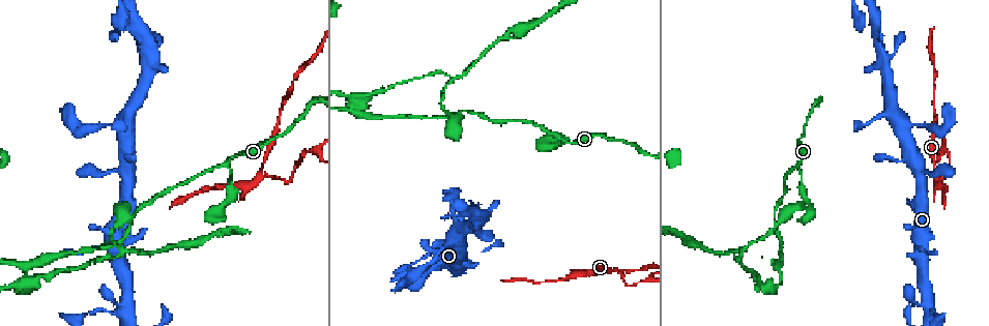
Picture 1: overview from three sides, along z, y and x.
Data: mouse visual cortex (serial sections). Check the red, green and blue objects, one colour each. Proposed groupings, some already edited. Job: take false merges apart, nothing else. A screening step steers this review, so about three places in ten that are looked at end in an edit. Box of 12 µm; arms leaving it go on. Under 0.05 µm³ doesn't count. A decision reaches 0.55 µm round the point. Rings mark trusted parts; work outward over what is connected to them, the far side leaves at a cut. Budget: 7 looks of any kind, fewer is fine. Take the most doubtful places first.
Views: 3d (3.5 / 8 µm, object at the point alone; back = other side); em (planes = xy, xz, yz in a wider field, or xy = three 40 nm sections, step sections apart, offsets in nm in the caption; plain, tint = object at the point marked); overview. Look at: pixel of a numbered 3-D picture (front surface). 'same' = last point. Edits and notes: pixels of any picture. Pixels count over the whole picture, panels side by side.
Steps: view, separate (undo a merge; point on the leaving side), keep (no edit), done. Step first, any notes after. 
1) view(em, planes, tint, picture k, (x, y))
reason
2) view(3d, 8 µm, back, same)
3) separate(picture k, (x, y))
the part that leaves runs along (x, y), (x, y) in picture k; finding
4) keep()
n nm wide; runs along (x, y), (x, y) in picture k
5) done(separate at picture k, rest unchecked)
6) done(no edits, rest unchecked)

view(3d, 3.5 µm, picture 1, (261, 176))
calibre changes

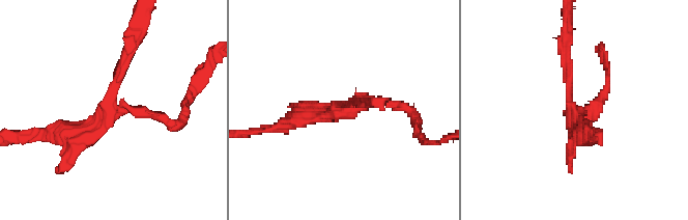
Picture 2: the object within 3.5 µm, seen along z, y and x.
view(em, xy, step 2, tint, picture 2, (111, 105))
3 arms; arms of 150, 150, 250 nm; shape alone is not enough

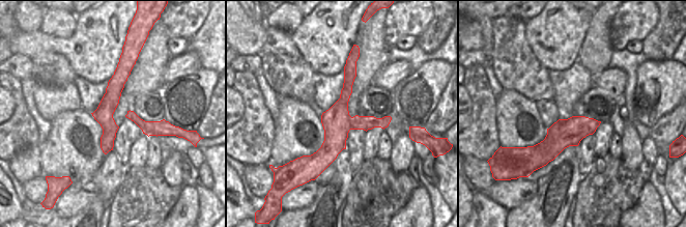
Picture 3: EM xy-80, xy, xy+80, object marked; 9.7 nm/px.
separate(picture 2, (570, 127))
a second cell is stuck on

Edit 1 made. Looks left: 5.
view(3d, 3.5 µm, back, picture 1, (224, 163))

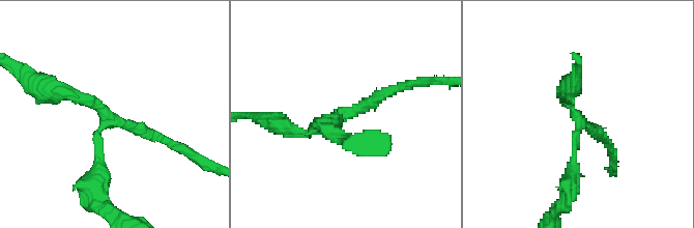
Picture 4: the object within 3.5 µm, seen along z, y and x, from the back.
view(em, xy, step 2, tint, picture 4, (109, 116))
3 arms; arms of 150, 150, 200 nm

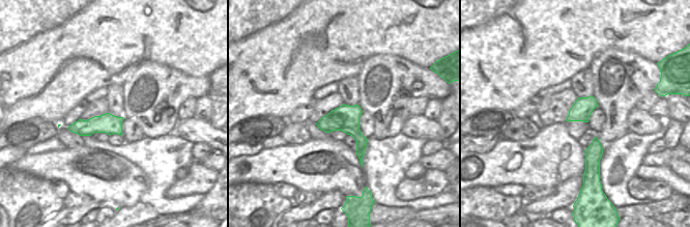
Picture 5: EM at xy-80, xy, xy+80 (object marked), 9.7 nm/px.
keep()
all the same cell

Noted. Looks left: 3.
view(3d, 3.5 µm, picture 1, (770, 286))
thin neck

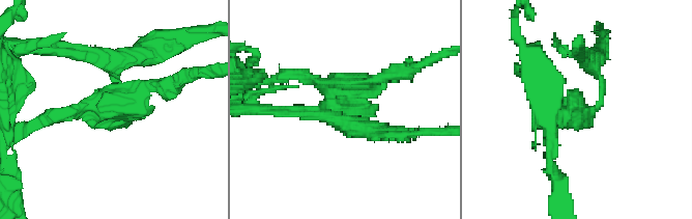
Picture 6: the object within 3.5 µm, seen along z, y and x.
separate(picture 6, (407, 65))
the part that leaves runs along (364, 84), (443, 54) in picture 6; two cells meet here

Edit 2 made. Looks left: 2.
done(separate at picture 2, separate at picture 6, rest unchecked)

